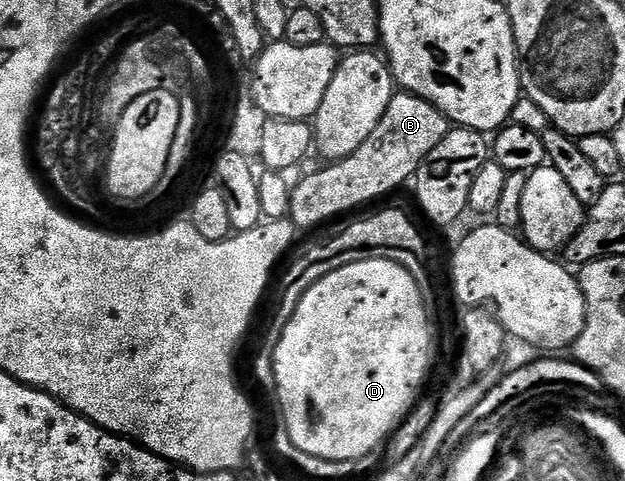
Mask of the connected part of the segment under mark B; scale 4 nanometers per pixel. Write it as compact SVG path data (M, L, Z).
M397 92L390 107L386 107L386 115L382 115L378 127L370 131L370 139L366 139L358 151L341 161L325 164L325 169L314 170L291 186L288 217L292 224L300 231L316 229L331 217L340 217L359 205L368 205L407 181L409 184L426 155L446 139L449 128L448 116L438 111L438 107L413 93Z

